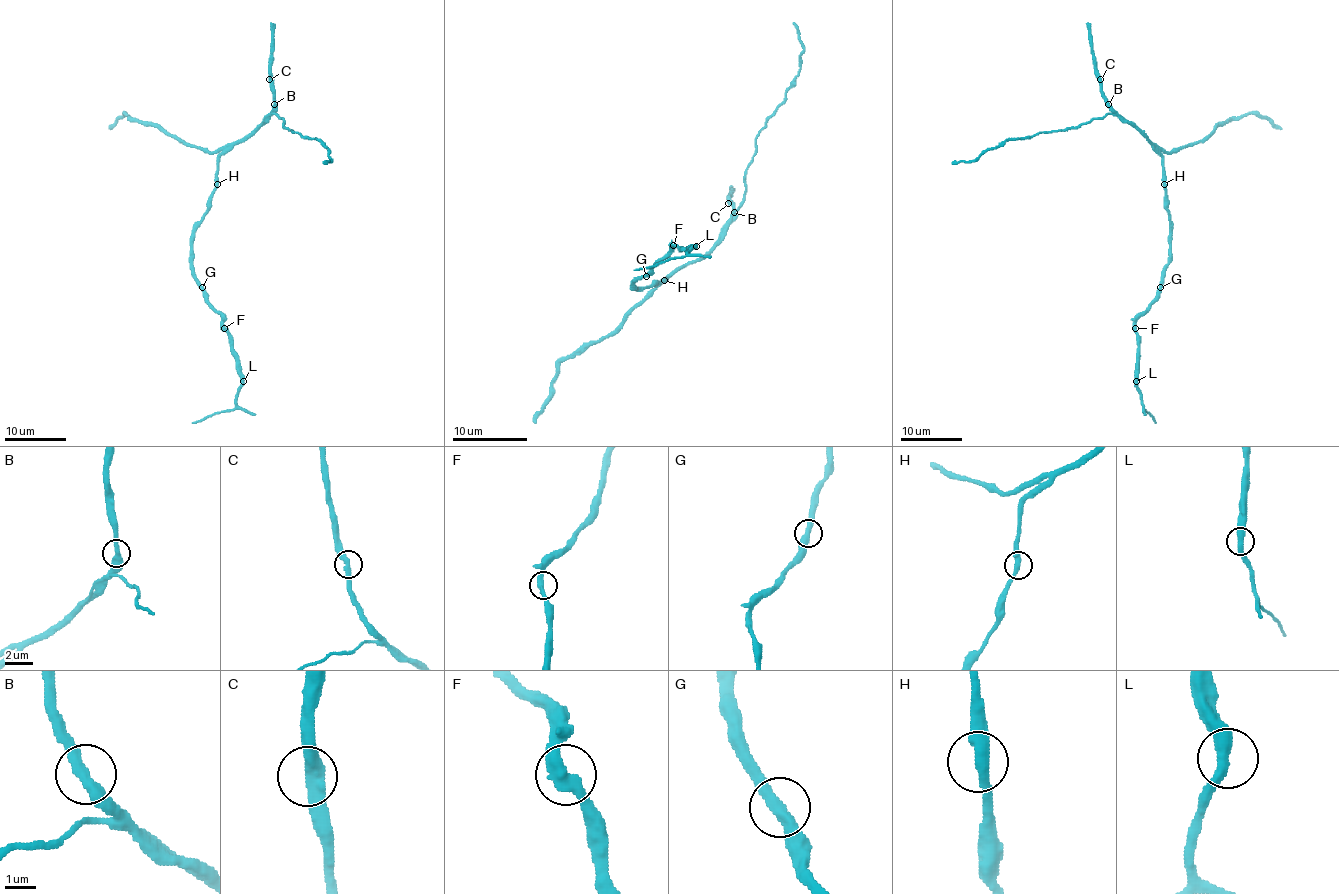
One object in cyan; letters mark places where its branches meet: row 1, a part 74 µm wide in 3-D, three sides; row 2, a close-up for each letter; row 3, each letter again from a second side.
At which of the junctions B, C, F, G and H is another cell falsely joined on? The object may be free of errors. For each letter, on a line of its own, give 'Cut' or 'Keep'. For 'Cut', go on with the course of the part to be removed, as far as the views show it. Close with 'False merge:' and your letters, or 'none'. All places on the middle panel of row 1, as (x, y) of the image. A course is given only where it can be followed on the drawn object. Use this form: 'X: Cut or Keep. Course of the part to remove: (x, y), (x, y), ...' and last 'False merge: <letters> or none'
B: Keep
C: Keep
F: Keep
G: Keep
H: Keep
False merge: none

